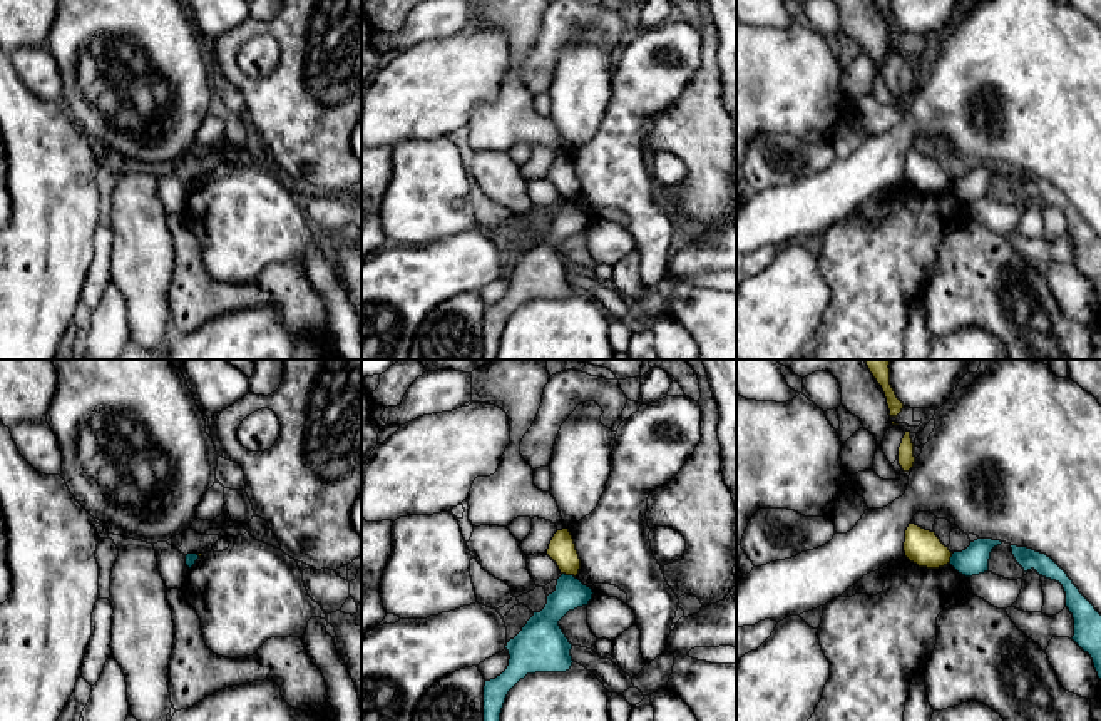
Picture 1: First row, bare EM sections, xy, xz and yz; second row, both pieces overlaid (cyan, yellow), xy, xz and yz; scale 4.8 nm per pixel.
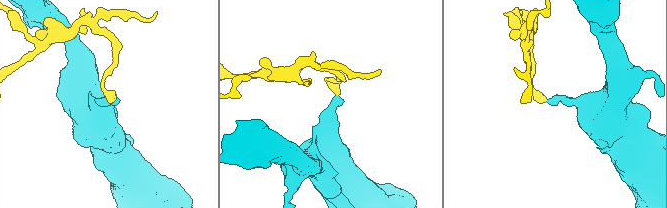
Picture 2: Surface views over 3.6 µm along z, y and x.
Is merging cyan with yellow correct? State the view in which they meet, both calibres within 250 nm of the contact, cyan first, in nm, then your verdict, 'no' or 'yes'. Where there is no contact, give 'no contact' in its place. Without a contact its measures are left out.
meets cyan in xz; 150 nm thick on the cyan side, 130 nm on the other; no

